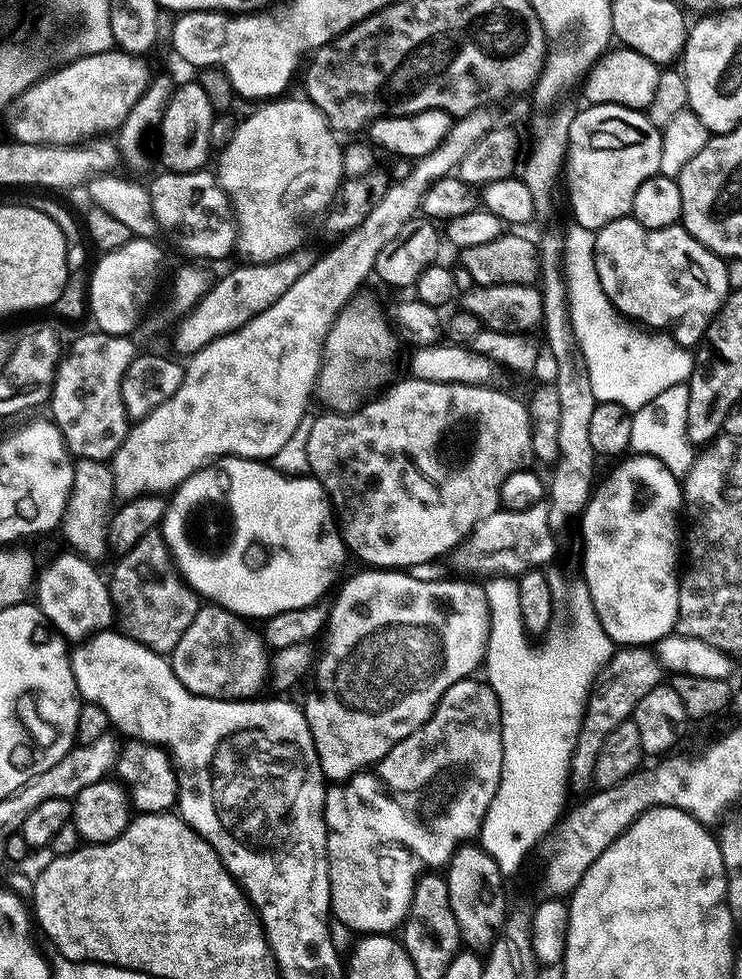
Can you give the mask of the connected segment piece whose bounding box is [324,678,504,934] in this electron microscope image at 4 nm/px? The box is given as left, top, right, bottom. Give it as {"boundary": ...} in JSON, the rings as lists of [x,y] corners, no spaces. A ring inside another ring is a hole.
{"boundary":[[[469,678],[454,682],[446,694],[432,711],[431,718],[414,734],[402,738],[394,744],[390,751],[374,765],[374,770],[357,772],[348,780],[336,782],[324,794],[324,821],[328,827],[328,877],[330,878],[330,912],[337,916],[348,928],[353,928],[356,934],[388,934],[399,929],[408,919],[410,902],[416,889],[416,881],[420,879],[425,869],[440,870],[451,860],[457,848],[467,845],[471,838],[479,837],[480,827],[484,821],[486,810],[498,790],[498,782],[502,774],[502,730],[500,729],[500,700],[494,694],[487,682],[483,679]]]}

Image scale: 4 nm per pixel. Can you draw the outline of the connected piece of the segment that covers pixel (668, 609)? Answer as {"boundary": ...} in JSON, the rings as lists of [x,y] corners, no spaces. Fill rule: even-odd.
{"boundary":[[[632,454],[604,481],[595,485],[588,504],[579,517],[584,535],[584,576],[582,582],[590,590],[594,610],[602,622],[602,630],[616,646],[652,646],[674,632],[680,593],[680,576],[676,563],[682,560],[681,481],[654,456]]]}

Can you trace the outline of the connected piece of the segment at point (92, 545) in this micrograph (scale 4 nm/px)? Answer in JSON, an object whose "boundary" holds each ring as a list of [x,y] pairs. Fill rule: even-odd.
{"boundary":[[[77,459],[72,465],[74,480],[68,491],[68,501],[62,521],[64,536],[73,553],[85,560],[100,562],[108,551],[108,521],[113,511],[116,487],[112,477],[112,469],[102,460]]]}

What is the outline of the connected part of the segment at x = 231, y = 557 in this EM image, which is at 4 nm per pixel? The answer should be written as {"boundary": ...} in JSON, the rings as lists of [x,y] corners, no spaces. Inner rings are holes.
{"boundary":[[[226,456],[219,462],[209,463],[194,474],[190,474],[190,478],[186,478],[175,488],[167,501],[164,519],[158,530],[164,535],[164,547],[168,549],[168,555],[176,571],[179,572],[181,580],[189,584],[196,591],[197,596],[220,608],[235,612],[237,616],[267,618],[274,614],[282,614],[282,610],[294,610],[321,603],[325,599],[324,595],[328,591],[331,593],[334,585],[341,579],[340,571],[344,568],[346,549],[344,539],[340,537],[337,517],[328,516],[328,512],[330,513],[329,498],[323,486],[311,475],[290,476],[273,468],[271,463],[262,460],[248,460],[245,456]]]}

